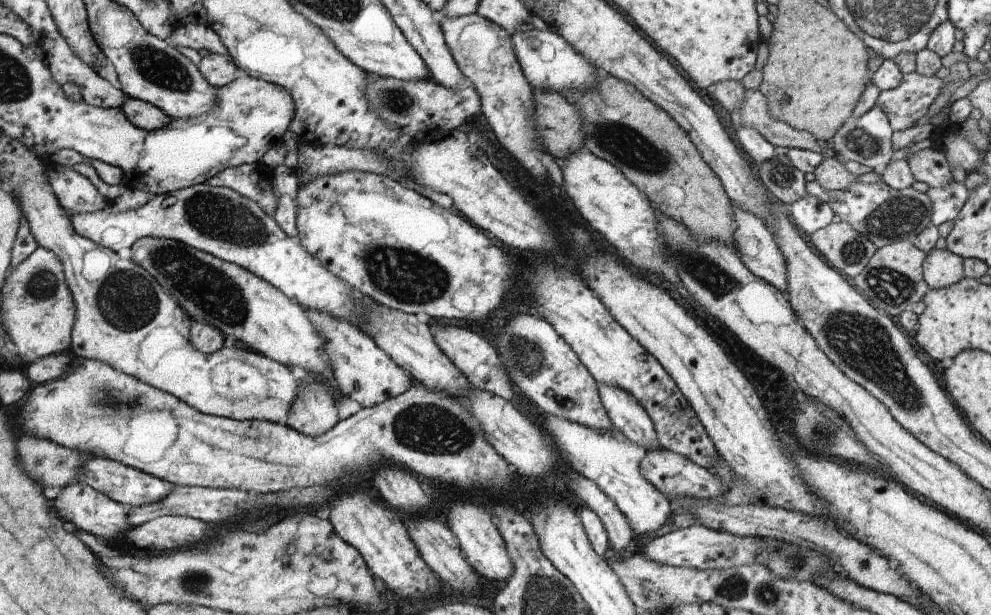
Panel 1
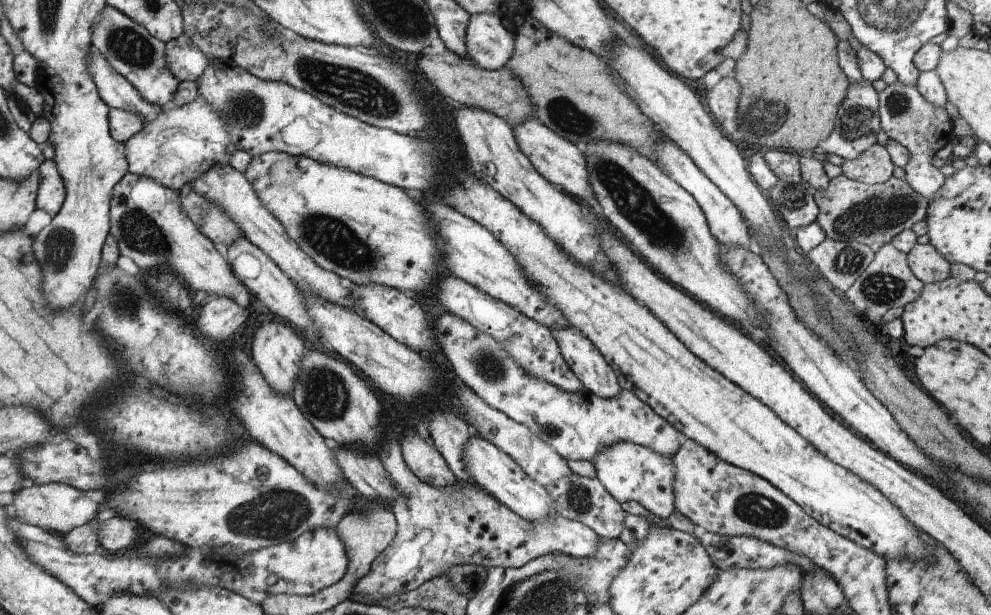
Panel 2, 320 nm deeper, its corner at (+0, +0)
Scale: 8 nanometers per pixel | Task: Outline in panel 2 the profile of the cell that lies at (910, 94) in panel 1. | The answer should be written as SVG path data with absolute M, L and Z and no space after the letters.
M897 81L879 93L879 116L882 130L888 137L902 144L910 152L910 161L904 168L905 182L908 182L914 192L932 202L946 182L944 174L932 164L937 153L933 143L938 140L948 140L950 143L956 141L950 114L945 108L939 108L924 100L917 86L906 86Z

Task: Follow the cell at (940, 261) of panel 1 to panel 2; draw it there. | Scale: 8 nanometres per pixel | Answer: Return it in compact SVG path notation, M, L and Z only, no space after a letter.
M916 244L907 253L911 272L922 283L938 283L950 277L950 266L932 244Z

